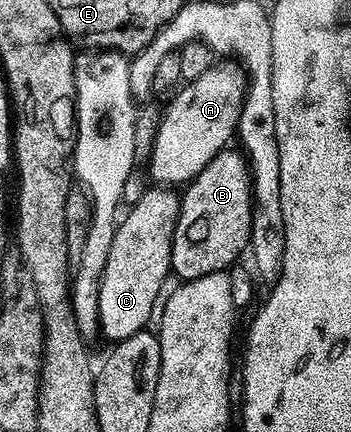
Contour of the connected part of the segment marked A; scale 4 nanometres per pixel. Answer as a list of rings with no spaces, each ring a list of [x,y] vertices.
[[[232,58],[221,60],[224,60],[221,64],[220,61],[213,63],[206,74],[187,81],[169,102],[152,144],[152,176],[157,185],[170,186],[174,182],[179,186],[187,185],[218,153],[233,143],[250,80],[244,64]]]

